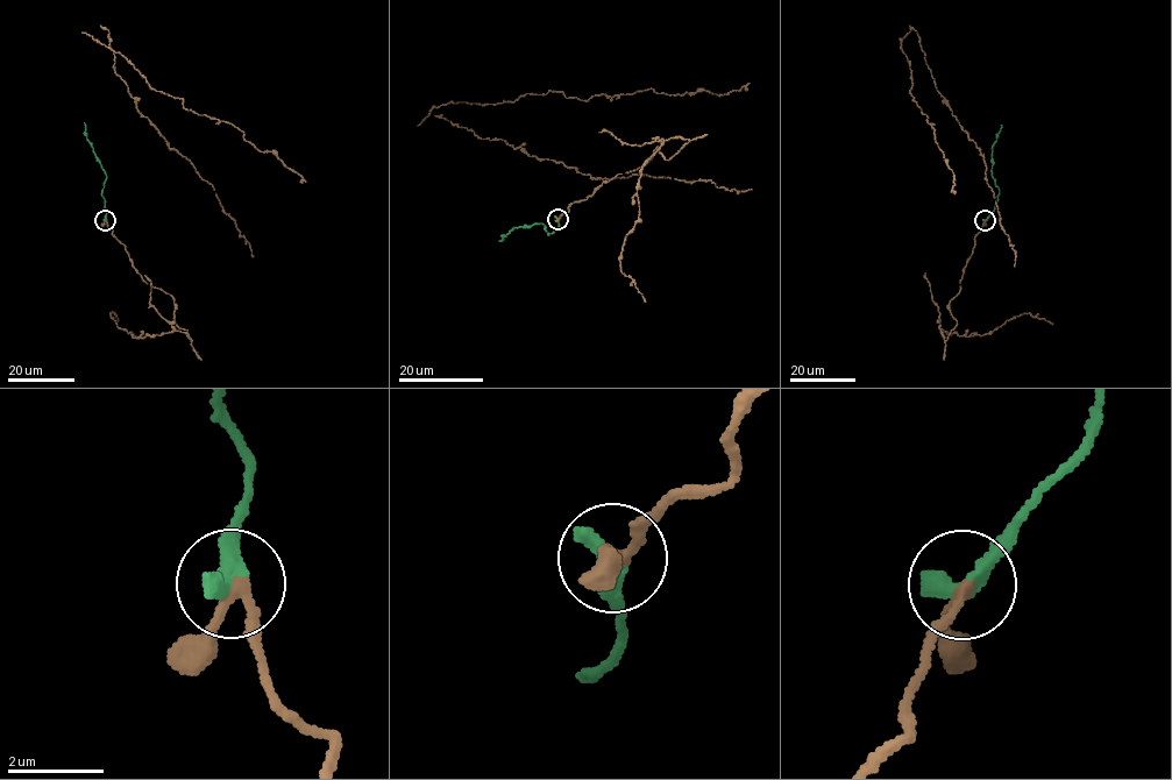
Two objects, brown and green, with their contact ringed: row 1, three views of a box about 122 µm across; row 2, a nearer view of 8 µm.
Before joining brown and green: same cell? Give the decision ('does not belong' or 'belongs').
belongs

